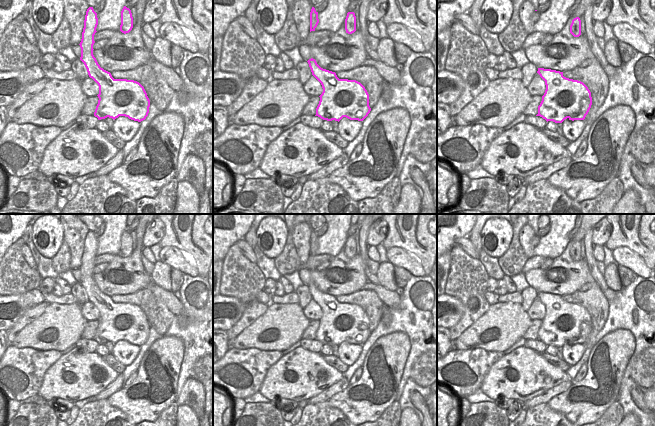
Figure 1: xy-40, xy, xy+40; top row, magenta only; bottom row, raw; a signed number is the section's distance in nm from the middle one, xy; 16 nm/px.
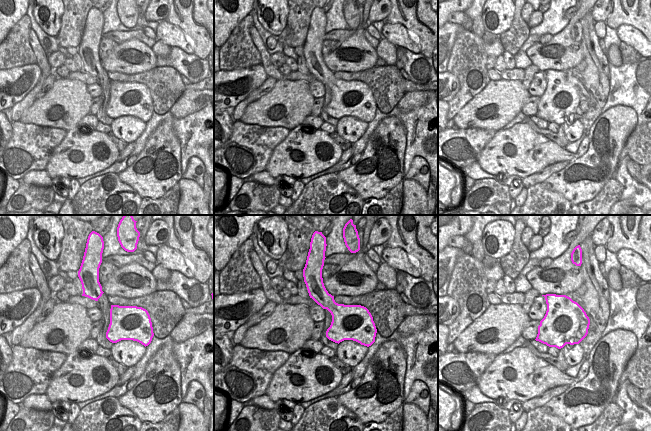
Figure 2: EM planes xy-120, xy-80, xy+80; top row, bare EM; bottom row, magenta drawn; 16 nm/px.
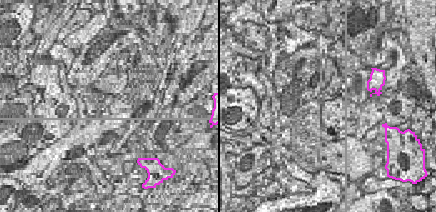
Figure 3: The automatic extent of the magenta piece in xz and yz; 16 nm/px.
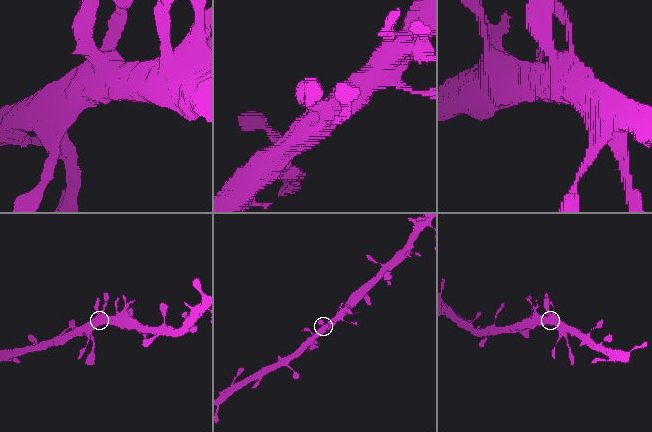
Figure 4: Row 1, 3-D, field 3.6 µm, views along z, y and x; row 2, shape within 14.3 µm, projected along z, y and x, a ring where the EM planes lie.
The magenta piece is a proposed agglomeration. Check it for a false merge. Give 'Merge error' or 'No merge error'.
No merge error

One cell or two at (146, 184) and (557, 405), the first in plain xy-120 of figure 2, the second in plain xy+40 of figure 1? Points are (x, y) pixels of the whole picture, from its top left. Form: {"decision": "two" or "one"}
{"decision": "one"}

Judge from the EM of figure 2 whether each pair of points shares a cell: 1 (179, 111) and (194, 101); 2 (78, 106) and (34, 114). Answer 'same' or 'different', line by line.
1: same
2: same

